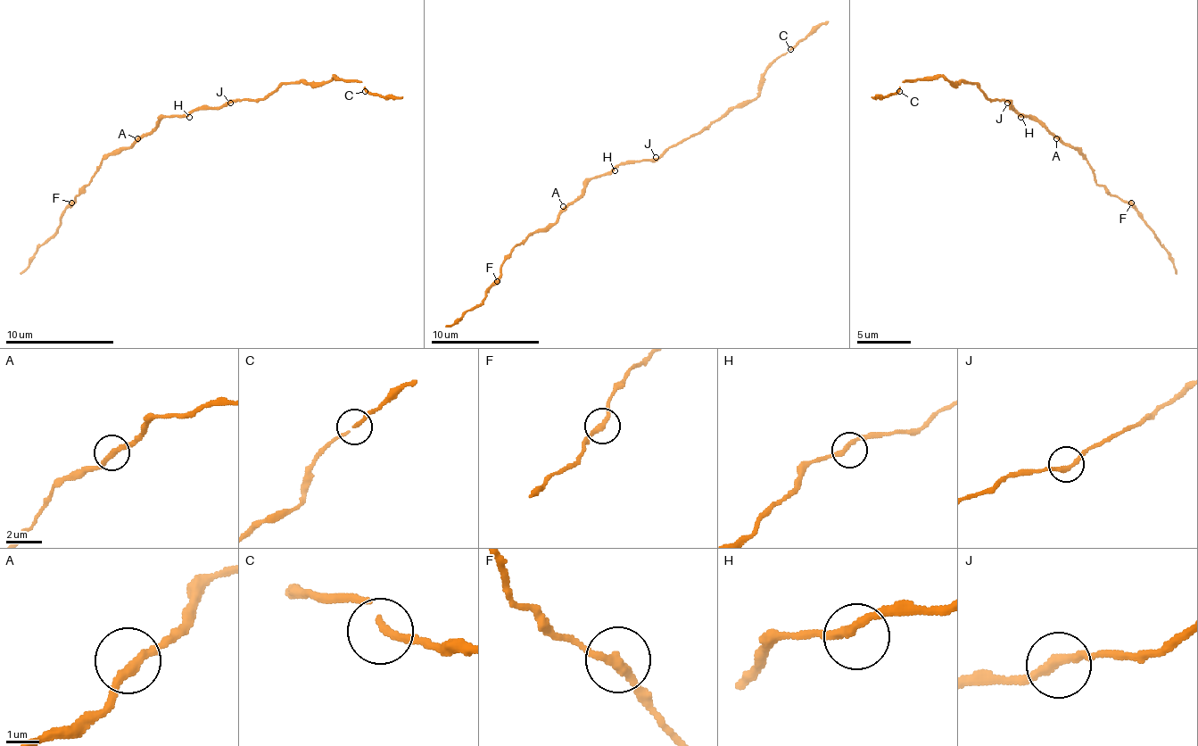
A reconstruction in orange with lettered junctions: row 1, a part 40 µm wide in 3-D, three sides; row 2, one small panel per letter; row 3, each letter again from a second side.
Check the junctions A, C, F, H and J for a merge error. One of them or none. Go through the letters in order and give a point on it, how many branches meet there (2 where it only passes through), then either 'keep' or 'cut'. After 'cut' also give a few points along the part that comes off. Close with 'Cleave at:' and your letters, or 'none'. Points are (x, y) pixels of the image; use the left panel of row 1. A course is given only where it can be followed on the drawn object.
A: (137, 138) | 2 | keep
C: (365, 91) | 2 | keep
F: (71, 203) | 2 | keep
H: (189, 117) | 2 | keep
J: (230, 103) | 2 | keep
Cleave at: none

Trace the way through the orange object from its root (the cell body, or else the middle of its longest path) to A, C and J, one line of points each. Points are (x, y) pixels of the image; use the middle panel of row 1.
A: (612, 168), (607, 174), (596, 177), (574, 201), (563, 206)
C: (612, 168), (652, 160), (701, 133), (729, 111), (747, 105), (761, 89), (761, 76), (791, 49)
J: (612, 168), (656, 157)

